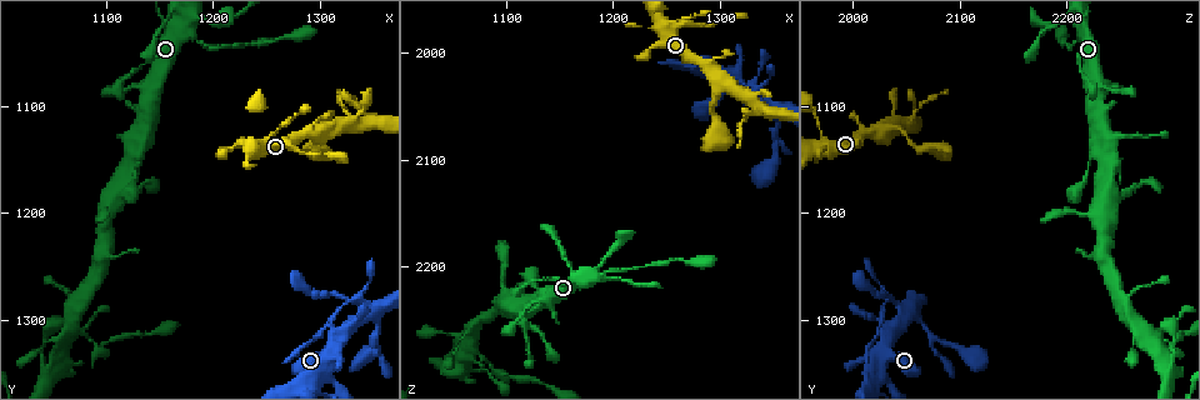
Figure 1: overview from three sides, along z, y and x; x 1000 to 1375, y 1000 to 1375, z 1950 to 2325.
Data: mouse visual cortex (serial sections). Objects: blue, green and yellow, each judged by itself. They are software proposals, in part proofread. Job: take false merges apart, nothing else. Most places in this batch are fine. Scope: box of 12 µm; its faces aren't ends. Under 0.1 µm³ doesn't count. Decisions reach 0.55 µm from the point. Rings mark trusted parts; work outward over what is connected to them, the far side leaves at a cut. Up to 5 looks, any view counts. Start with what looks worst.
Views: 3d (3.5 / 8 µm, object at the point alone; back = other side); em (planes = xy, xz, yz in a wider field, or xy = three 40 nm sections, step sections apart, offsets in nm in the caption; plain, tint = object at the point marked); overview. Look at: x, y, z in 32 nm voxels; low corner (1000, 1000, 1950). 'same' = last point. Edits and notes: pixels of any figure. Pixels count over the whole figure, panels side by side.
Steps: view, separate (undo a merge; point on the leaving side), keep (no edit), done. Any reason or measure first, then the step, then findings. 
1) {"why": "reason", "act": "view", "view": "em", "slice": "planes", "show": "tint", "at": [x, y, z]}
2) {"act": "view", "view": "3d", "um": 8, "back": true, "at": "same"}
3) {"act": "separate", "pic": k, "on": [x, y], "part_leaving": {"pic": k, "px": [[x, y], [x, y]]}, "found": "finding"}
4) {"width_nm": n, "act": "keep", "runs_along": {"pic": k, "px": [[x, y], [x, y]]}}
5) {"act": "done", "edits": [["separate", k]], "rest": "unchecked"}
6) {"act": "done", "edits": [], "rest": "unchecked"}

{"why": "abrupt turn", "act": "view", "view": "3d", "um": 3.5, "at": [1092, 1324, 2300]}

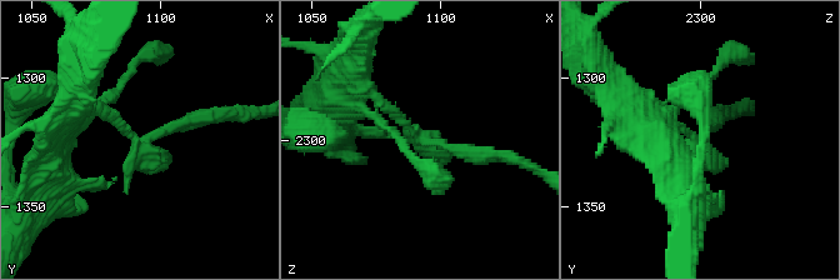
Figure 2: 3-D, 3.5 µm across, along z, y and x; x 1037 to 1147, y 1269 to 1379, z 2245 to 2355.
{"why": "now the EM", "act": "view", "view": "em", "slice": "xy", "step": 3, "show": "tint", "at": [1092, 1327, 2299]}

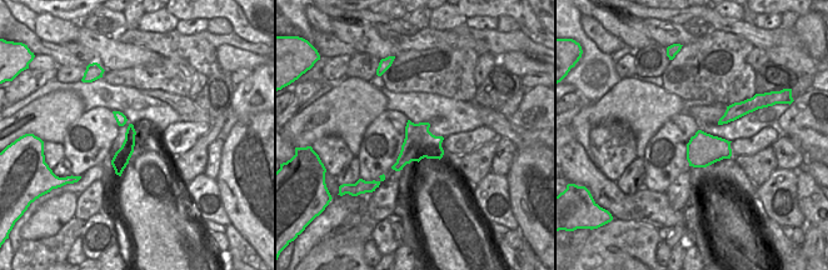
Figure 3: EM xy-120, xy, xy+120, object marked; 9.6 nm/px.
{"act": "view", "view": "em", "slice": "xy", "step": 1, "show": "tint", "at": "same"}

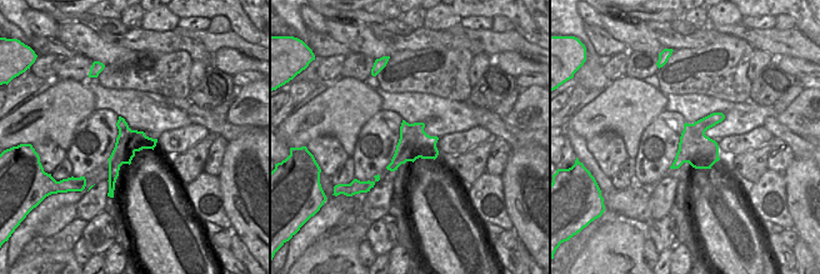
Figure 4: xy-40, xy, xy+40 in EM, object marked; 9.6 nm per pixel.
{"act": "keep", "runs_along": {"pic": 2, "px": [[366, 90], [424, 141], [493, 154]]}, "found": "continuous, no second cell"}

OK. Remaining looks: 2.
{"why": "looks like a crossing", "act": "view", "view": "3d", "um": 3.5, "at": [1350, 1296, 2052]}

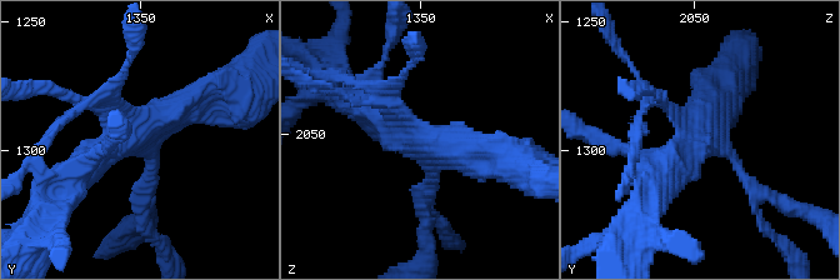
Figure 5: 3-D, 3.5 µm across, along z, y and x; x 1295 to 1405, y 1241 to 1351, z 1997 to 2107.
{"why": "now the EM", "act": "view", "view": "em", "slice": "xy", "step": 5, "show": "tint", "at": [1349, 1295, 2054]}

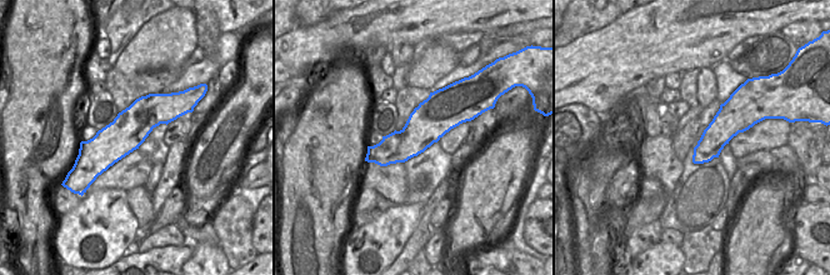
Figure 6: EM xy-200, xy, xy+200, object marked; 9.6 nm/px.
{"act": "keep", "found": "one cell here"}

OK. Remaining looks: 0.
{"act": "done", "edits": [], "rest": "unchecked"}

